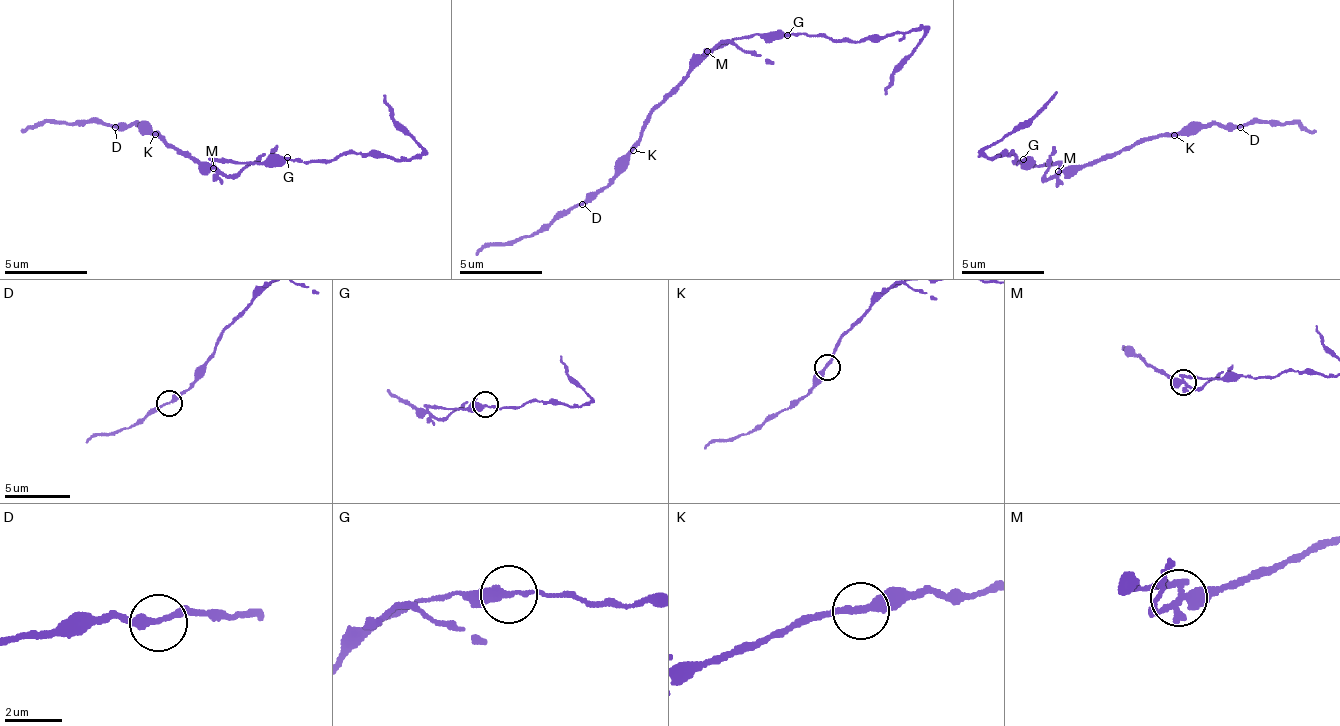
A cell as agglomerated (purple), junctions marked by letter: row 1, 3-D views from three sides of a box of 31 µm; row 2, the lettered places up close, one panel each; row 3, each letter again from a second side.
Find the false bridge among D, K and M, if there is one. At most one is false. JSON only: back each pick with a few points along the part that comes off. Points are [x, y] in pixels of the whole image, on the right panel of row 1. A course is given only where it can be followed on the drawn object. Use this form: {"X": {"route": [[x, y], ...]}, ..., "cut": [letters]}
{"M": {"route": [[1059, 170], [1012, 161], [1010, 152], [995, 159], [983, 154], [1058, 93]]}, "cut": ["M"]}

